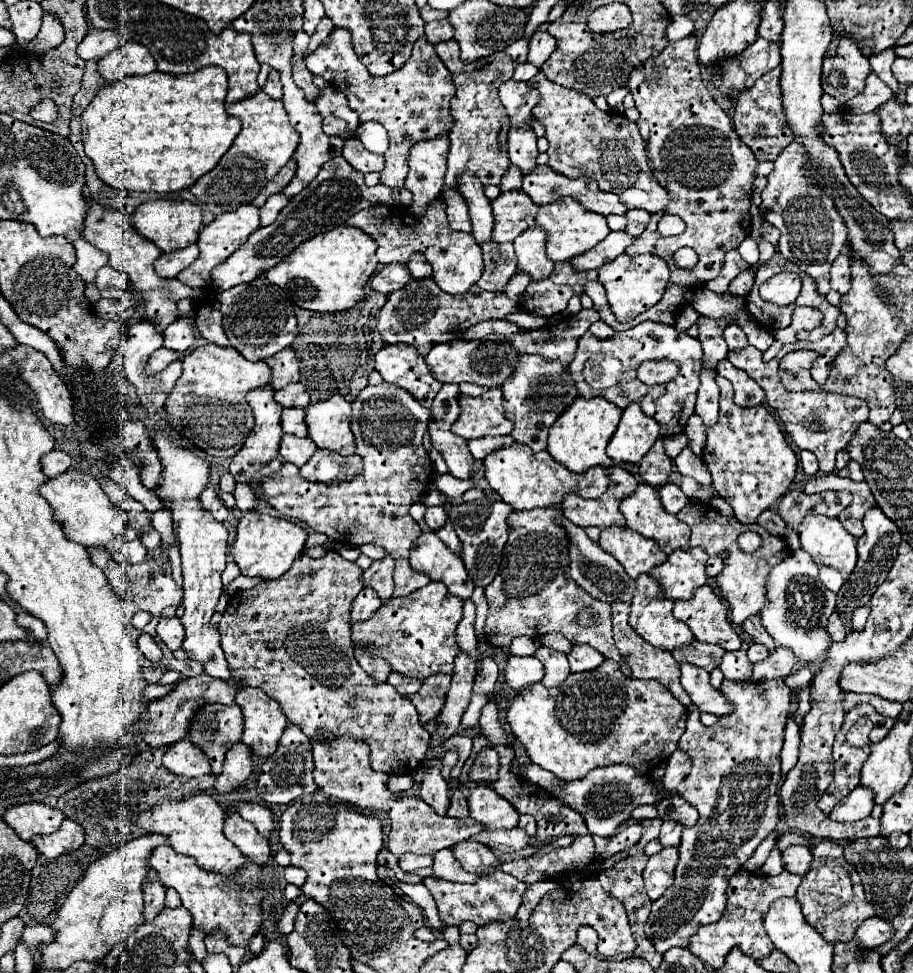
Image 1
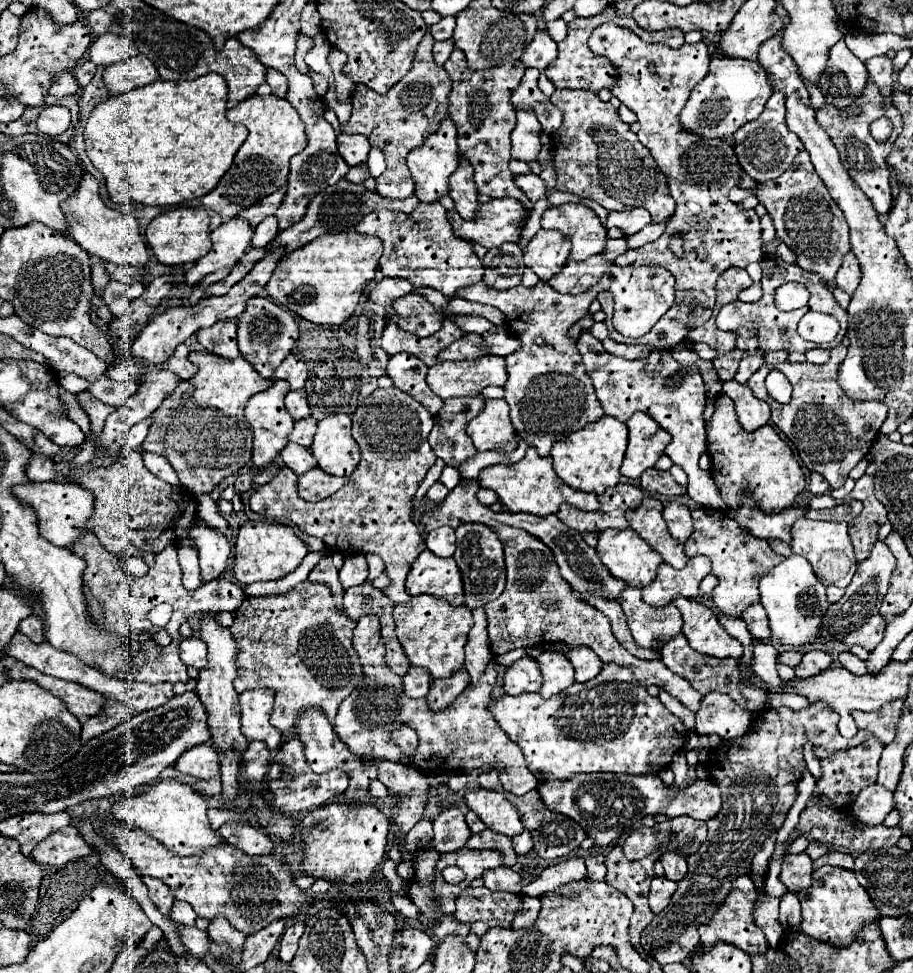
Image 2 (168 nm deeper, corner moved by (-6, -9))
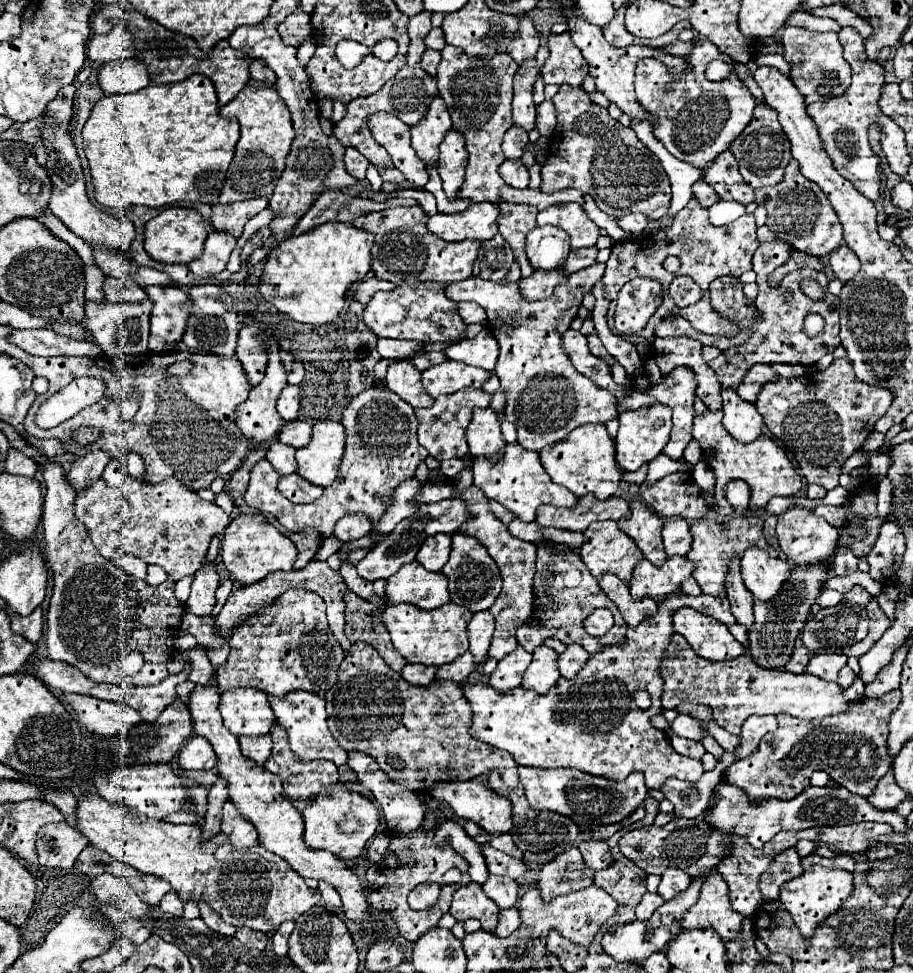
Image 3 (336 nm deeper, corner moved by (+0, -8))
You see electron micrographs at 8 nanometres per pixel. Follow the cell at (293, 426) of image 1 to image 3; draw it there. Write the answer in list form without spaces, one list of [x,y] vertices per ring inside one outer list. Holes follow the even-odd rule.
[[[294,420],[294,422],[286,422],[282,426],[282,432],[278,434],[278,442],[288,444],[298,450],[310,442],[310,436],[312,436],[312,424]]]

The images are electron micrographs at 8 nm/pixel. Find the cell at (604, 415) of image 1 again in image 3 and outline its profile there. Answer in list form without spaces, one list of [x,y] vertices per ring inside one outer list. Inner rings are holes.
[[[586,424],[574,428],[566,440],[542,448],[540,460],[552,482],[568,488],[578,498],[592,492],[598,500],[606,500],[616,492],[622,478],[622,472],[616,464],[614,440],[608,436],[604,424]]]

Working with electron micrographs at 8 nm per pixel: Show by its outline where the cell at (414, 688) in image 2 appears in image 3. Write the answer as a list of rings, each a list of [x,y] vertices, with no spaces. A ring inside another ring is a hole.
[[[406,664],[402,670],[402,676],[410,684],[430,684],[434,680],[436,668],[432,666],[422,666],[422,664]]]

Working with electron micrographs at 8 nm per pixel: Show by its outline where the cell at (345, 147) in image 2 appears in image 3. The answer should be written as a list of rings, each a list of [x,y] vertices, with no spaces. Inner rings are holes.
[[[346,148],[346,154],[344,154],[344,162],[346,162],[346,170],[352,178],[356,180],[364,180],[366,178],[366,170],[368,170],[368,160],[358,154],[356,148]]]

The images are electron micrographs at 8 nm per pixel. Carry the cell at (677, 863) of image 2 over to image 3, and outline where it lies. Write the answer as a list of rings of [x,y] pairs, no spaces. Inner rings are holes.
[[[668,868],[662,876],[662,882],[658,886],[658,894],[664,898],[664,900],[672,900],[676,894],[684,892],[686,888],[690,886],[690,878],[684,870],[678,870],[678,868]]]

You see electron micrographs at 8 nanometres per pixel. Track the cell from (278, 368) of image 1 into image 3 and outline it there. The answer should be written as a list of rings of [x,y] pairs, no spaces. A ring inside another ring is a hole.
[[[284,362],[288,384],[300,384],[304,380],[304,364],[302,362]]]

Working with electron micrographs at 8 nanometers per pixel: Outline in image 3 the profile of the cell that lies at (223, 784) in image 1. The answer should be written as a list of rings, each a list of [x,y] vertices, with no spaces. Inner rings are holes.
[[[240,736],[240,748],[242,748],[242,754],[248,756],[250,760],[254,760],[256,764],[264,766],[264,760],[270,758],[270,750],[272,750],[272,738],[270,736],[256,736],[256,738],[250,738],[250,736]]]

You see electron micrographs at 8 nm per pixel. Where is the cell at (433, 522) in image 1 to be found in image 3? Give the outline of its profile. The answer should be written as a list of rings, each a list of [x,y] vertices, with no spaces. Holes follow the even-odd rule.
[[[436,534],[428,536],[422,544],[416,560],[430,572],[440,572],[450,556],[450,536],[448,534]]]

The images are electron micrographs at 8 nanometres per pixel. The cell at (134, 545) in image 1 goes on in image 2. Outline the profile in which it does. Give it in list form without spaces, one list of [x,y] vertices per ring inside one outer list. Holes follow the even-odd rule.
[[[128,557],[128,559],[122,563],[122,569],[124,569],[128,575],[142,577],[142,575],[146,575],[148,565],[146,565],[146,563],[144,563],[140,557]]]

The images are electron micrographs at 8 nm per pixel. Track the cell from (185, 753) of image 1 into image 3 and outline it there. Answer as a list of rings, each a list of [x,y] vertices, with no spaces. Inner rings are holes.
[[[192,736],[180,750],[178,764],[184,770],[212,770],[218,758],[214,756],[212,744],[202,736]]]

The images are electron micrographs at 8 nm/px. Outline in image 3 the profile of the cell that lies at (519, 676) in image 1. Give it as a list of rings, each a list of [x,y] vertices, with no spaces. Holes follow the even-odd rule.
[[[518,646],[514,652],[504,656],[496,670],[490,674],[490,686],[498,692],[508,692],[512,688],[518,688],[522,684],[522,674],[528,668],[532,660],[532,654],[526,652],[522,646]]]

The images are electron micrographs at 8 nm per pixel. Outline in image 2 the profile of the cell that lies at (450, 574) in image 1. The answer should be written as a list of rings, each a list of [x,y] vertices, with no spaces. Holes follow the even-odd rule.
[[[422,551],[406,579],[410,595],[436,595],[444,597],[450,605],[458,607],[464,603],[464,585],[460,569],[452,557],[436,557],[432,551]]]

